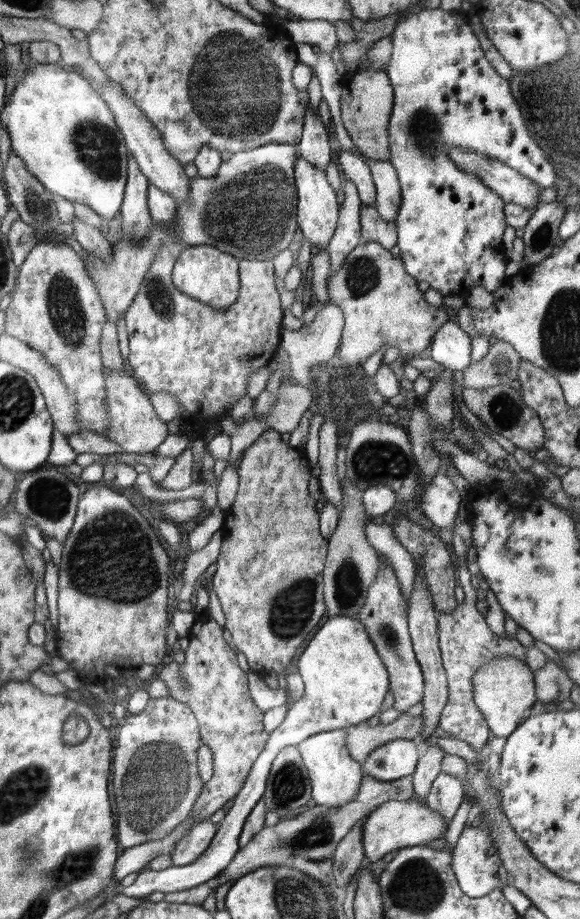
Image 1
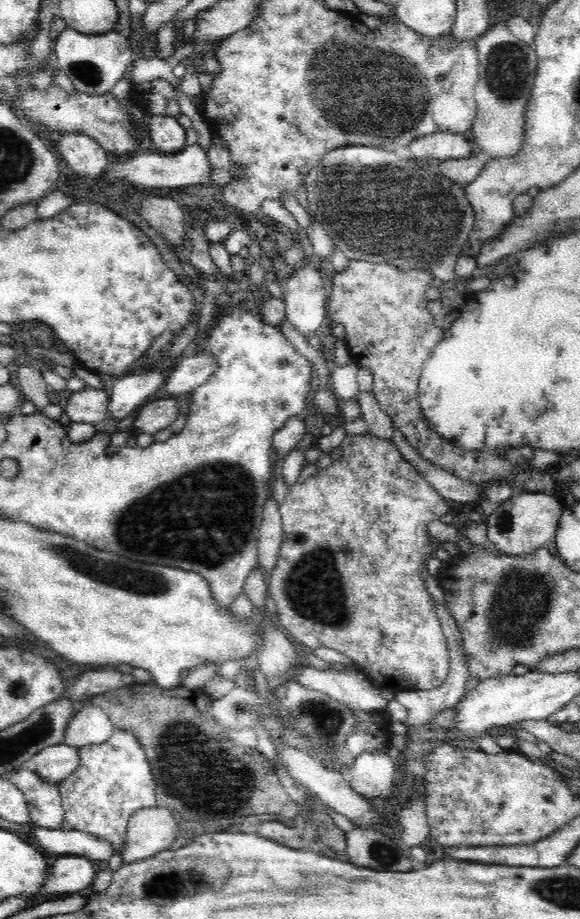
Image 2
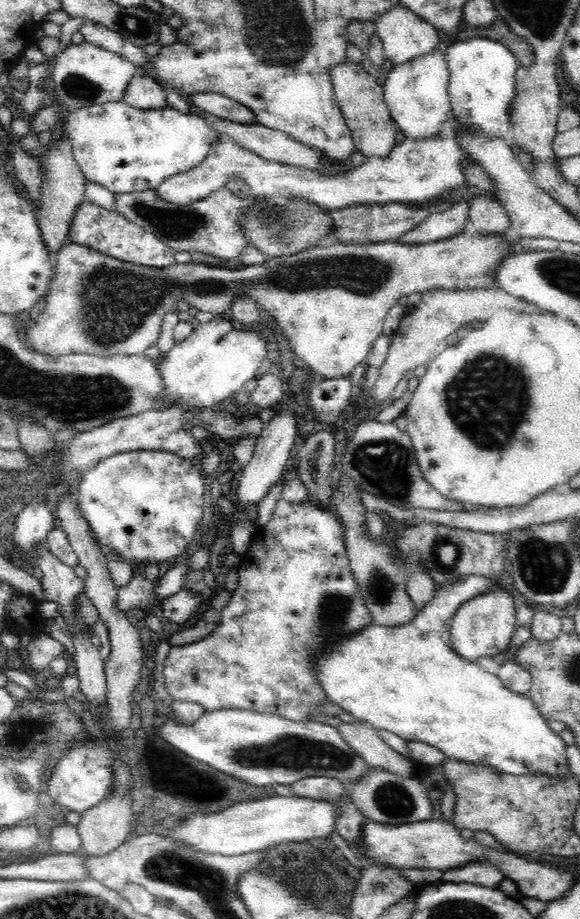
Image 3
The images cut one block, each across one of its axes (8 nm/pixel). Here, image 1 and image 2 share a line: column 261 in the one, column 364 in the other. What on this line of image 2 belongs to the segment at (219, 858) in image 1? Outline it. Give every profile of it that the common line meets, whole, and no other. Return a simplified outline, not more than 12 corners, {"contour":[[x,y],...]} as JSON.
{"contour":[[388,748],[362,752],[350,787],[388,802],[398,763]]}

